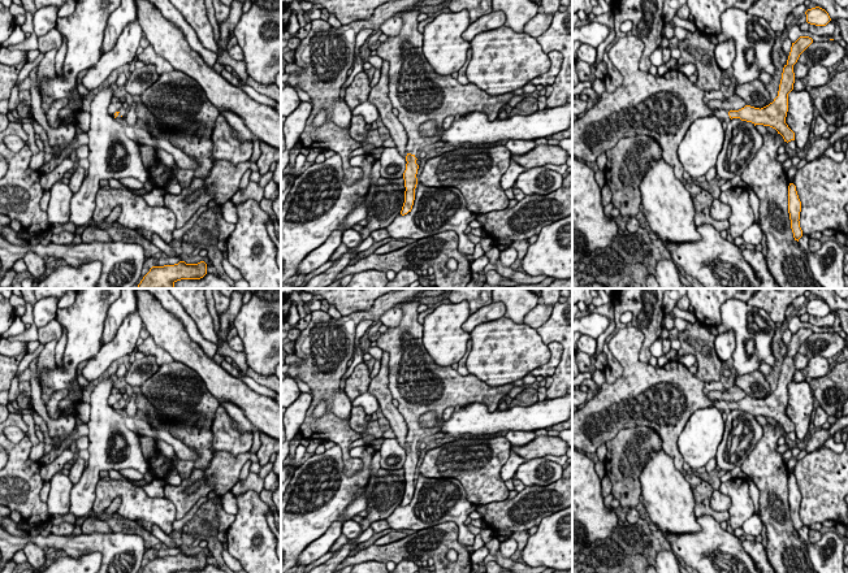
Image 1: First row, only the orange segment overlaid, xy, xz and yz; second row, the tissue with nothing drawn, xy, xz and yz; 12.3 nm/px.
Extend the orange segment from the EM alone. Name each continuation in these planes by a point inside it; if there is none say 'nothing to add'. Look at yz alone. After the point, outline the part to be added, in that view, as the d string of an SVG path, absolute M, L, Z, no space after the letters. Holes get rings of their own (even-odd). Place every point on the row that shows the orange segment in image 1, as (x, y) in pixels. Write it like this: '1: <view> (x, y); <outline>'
1: yz (662, 108); M629 32L624 34L609 51L611 64L624 78L623 84L614 92L605 91L597 105L588 109L583 118L572 121L572 157L584 162L596 162L600 155L611 149L620 139L646 135L661 146L662 159L682 181L684 168L679 161L678 148L691 123L708 116L724 121L730 117L728 110L710 109L704 103L704 91L679 70L669 69L659 77L643 71L640 60L644 48L643 40Z

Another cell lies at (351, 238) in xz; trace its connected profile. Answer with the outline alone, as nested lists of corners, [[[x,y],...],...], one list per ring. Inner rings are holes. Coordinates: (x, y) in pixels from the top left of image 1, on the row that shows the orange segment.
[[[349,229],[342,233],[341,243],[346,244],[349,248],[358,247],[362,240],[360,231],[354,229]]]

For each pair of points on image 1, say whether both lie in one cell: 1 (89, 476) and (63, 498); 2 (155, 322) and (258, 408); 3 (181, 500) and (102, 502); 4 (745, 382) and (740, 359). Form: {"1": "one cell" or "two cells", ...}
{"1": "two cells", "2": "one cell", "3": "two cells", "4": "two cells"}

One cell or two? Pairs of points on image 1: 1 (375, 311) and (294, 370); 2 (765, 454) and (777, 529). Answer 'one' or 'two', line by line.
1: one
2: one

